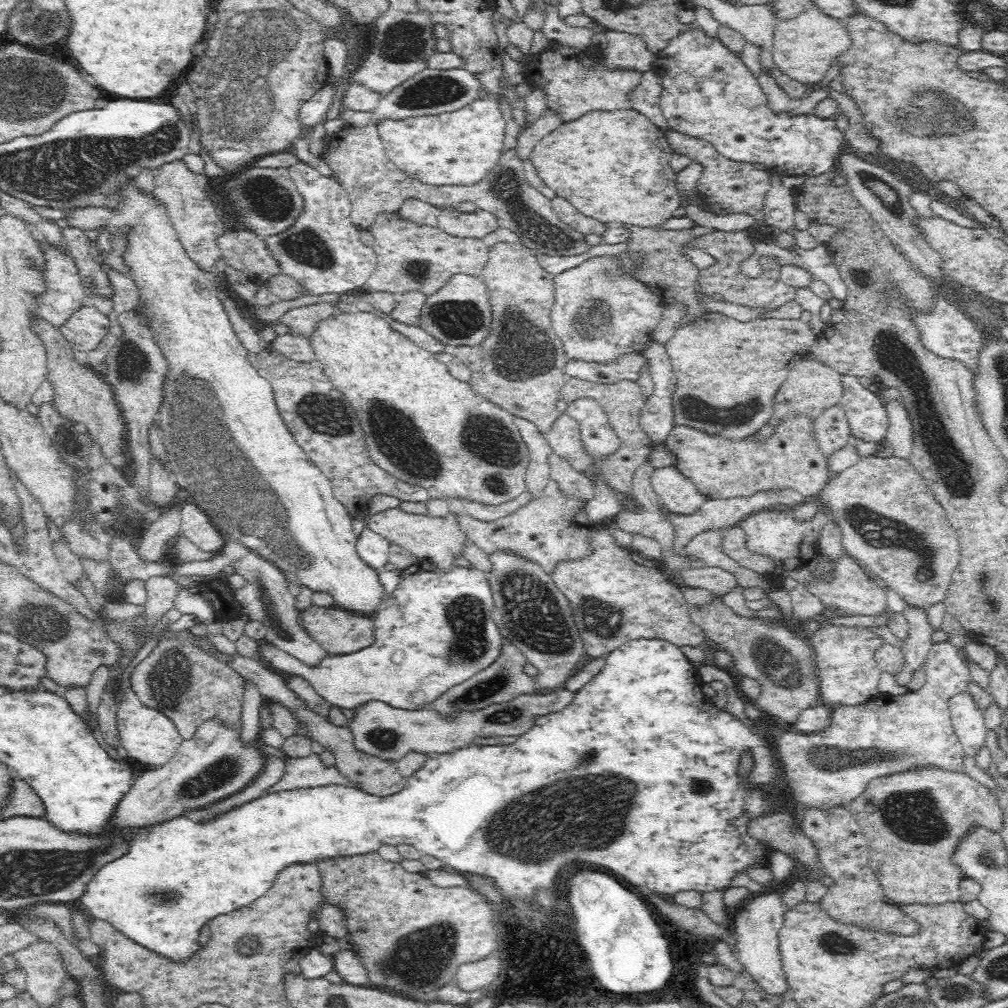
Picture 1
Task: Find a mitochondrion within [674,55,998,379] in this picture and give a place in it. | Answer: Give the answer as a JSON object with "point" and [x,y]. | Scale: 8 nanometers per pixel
{"point":[943,121]}

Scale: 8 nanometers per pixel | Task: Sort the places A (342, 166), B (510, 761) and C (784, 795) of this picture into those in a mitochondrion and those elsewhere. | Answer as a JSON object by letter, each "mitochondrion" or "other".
{"A":"other","B":"other","C":"other"}

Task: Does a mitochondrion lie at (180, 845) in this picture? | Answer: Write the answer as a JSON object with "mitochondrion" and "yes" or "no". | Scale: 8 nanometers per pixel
{"mitochondrion":"no"}

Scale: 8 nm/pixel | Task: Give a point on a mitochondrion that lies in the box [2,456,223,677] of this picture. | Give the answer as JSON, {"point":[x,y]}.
{"point":[60,625]}

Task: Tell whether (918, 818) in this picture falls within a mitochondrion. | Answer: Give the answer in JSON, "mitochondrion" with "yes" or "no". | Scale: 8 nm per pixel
{"mitochondrion":"yes"}

